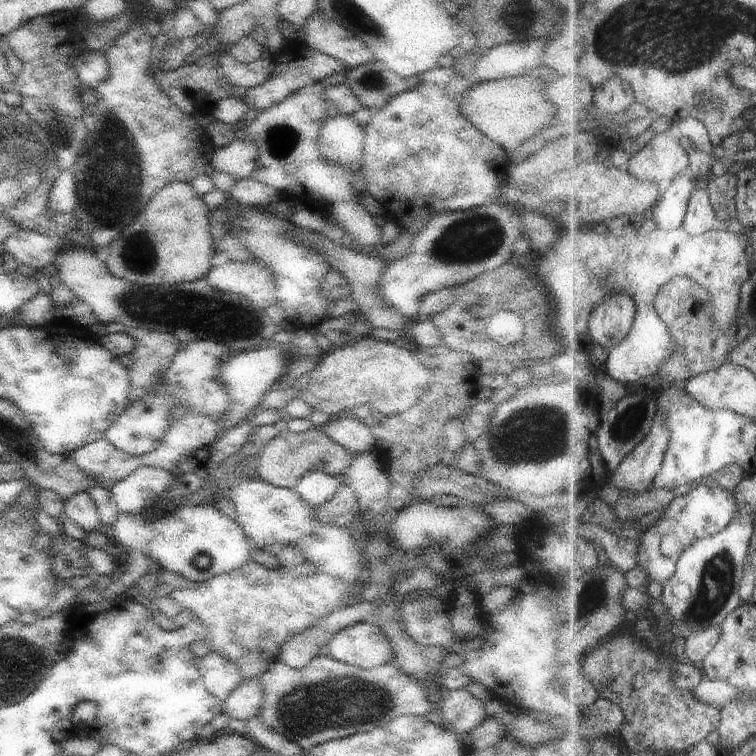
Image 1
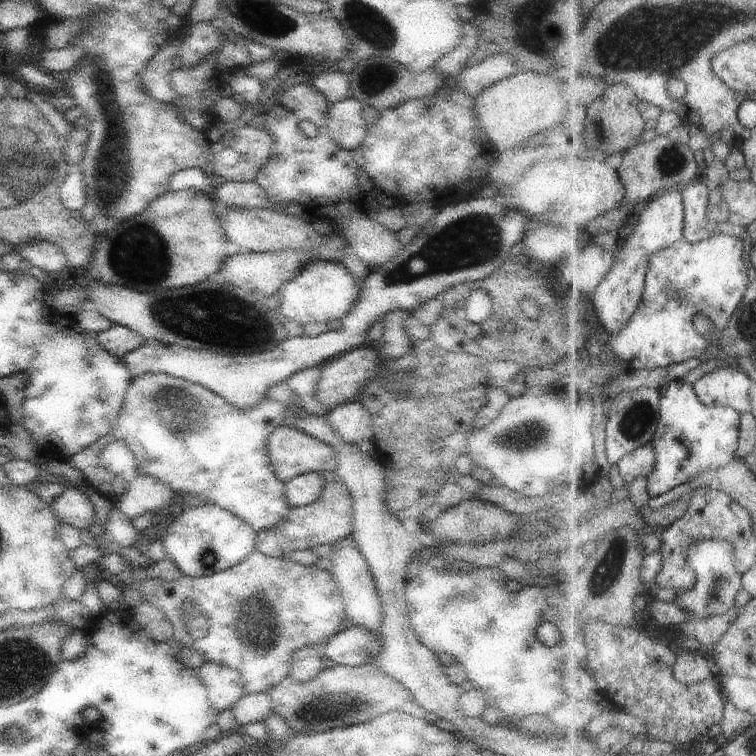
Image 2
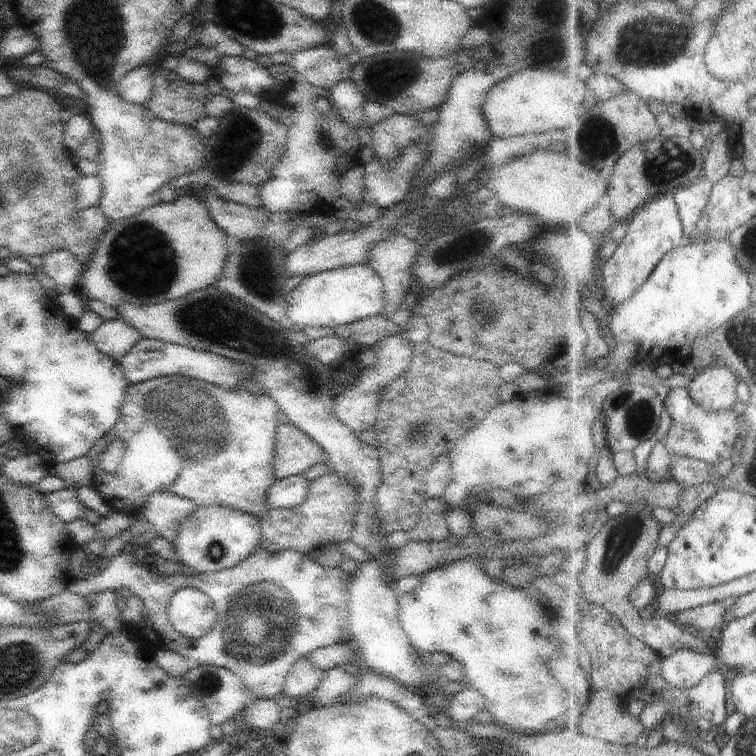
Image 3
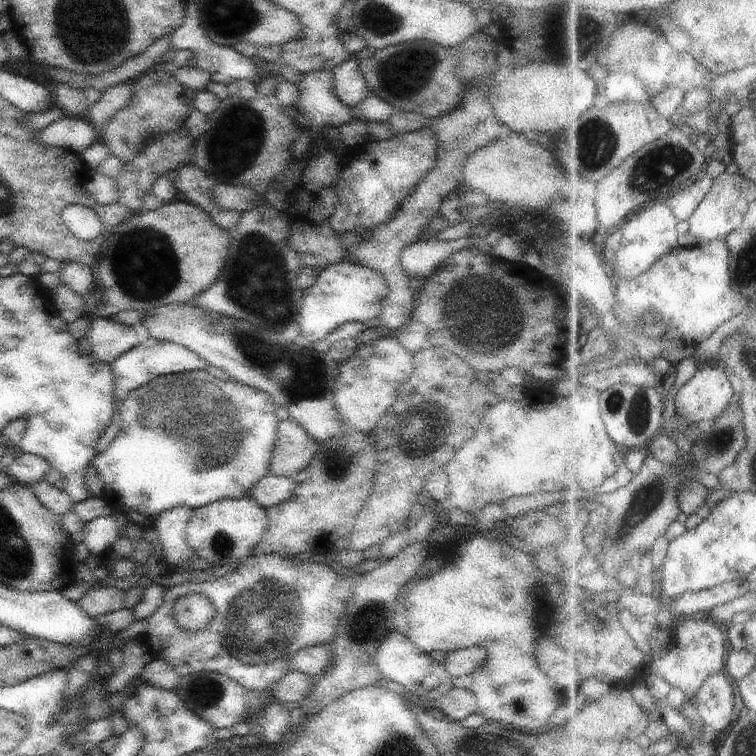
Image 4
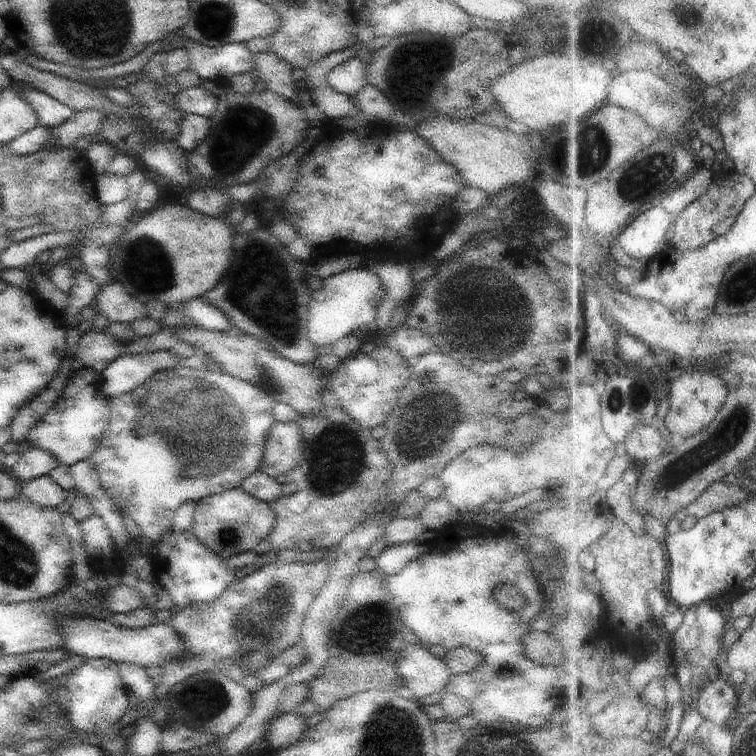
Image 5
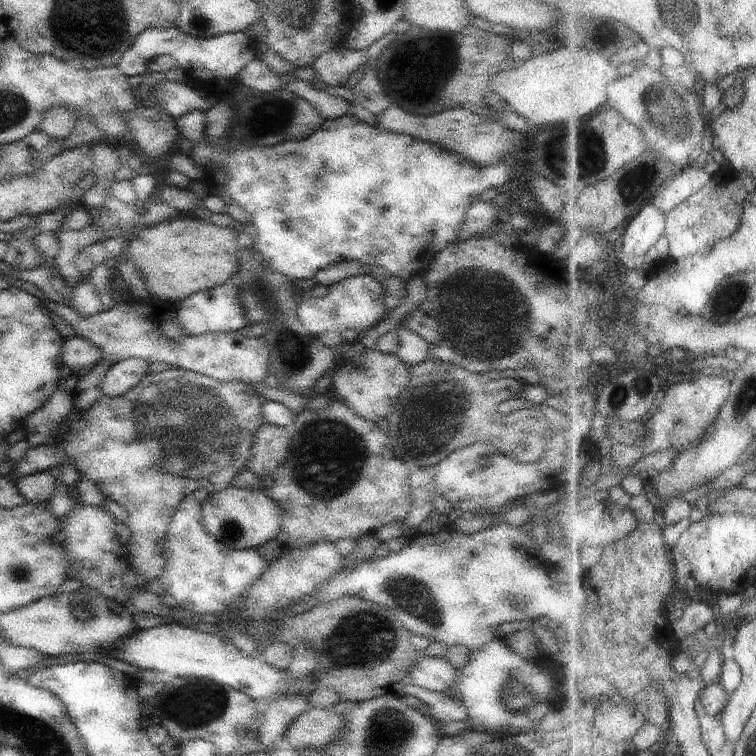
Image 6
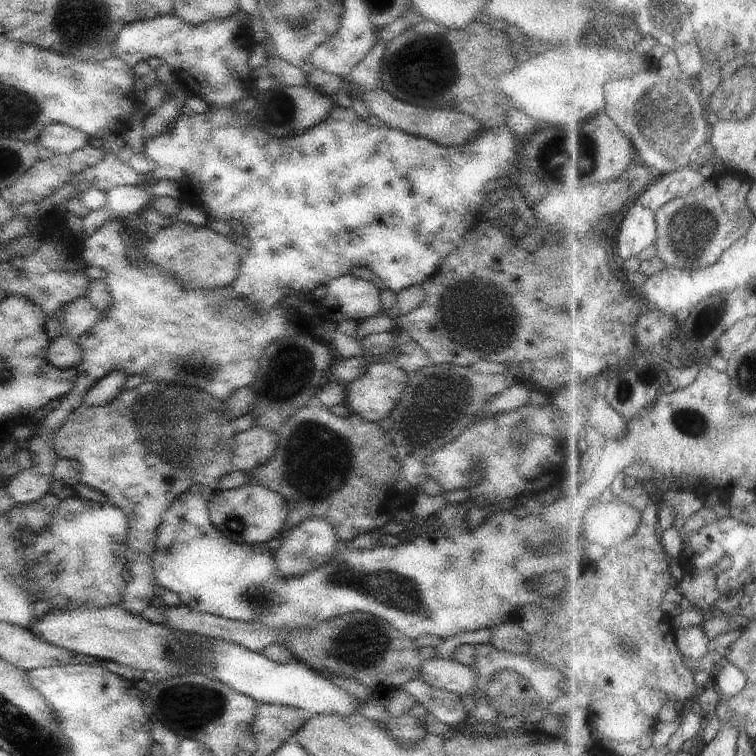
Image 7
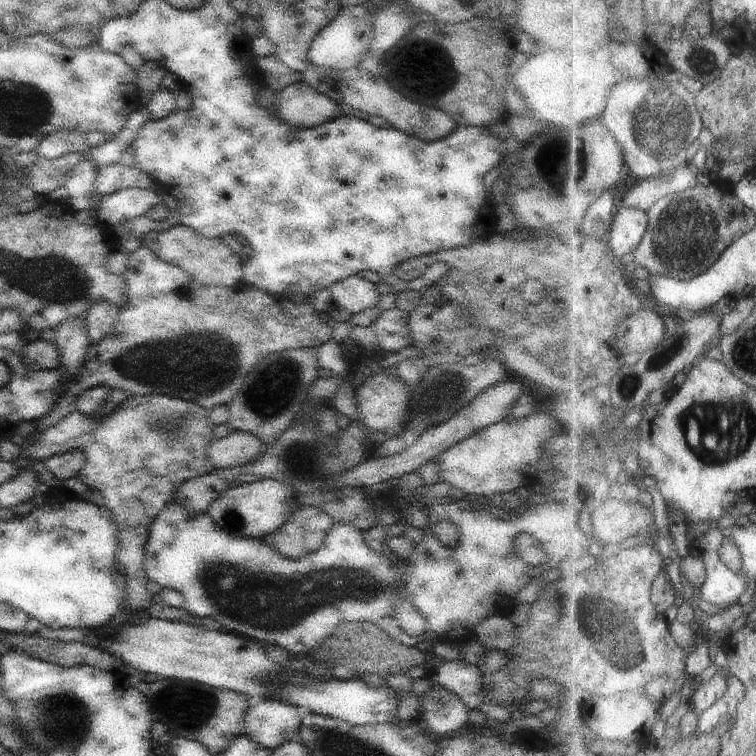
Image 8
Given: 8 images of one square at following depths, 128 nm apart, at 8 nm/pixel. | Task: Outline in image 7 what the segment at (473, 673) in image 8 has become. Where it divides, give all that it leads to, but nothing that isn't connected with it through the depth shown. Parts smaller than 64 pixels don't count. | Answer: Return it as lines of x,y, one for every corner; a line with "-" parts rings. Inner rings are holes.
450,656
423,660
417,678
436,689
458,694
467,702
475,690
475,672
472,666
459,664

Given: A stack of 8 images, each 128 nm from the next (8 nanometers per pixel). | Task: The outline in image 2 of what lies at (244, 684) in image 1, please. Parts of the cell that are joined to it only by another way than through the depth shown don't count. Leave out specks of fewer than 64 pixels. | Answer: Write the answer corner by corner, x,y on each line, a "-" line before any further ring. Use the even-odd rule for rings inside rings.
265,692
244,693
230,711
236,720
236,726
263,722
272,713
270,696

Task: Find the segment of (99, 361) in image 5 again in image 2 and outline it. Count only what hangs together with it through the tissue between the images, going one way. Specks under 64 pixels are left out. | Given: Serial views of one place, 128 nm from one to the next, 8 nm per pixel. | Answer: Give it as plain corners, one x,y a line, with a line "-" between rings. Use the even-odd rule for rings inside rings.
113,324
111,328
96,334
95,338
101,345
101,348
118,358
122,358
128,352
139,348
145,340
130,328

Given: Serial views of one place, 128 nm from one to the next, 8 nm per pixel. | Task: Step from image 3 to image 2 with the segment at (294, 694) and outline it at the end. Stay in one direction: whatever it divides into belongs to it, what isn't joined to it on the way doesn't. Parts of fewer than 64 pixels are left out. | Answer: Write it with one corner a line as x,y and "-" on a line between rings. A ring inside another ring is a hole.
317,642
317,644
309,644
309,646
303,646
297,652
293,652
289,675
299,684
313,680
313,676
317,676
317,672
327,665
324,661
326,644
327,642

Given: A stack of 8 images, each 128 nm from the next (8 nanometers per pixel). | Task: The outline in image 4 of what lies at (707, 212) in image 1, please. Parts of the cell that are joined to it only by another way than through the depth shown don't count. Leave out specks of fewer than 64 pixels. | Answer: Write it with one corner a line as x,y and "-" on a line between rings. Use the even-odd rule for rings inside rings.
704,171
690,184
677,190
664,199
665,204
677,216
677,221
685,221
697,209
697,206
712,191
715,180

